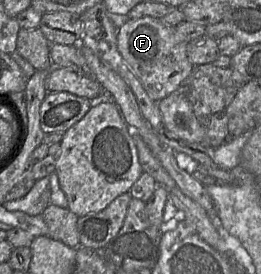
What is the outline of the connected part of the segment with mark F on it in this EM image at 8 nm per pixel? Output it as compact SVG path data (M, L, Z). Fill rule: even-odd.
M150 16L128 19L117 35L117 47L122 58L156 102L177 91L190 76L194 65L188 59L187 44L177 36L175 27Z

